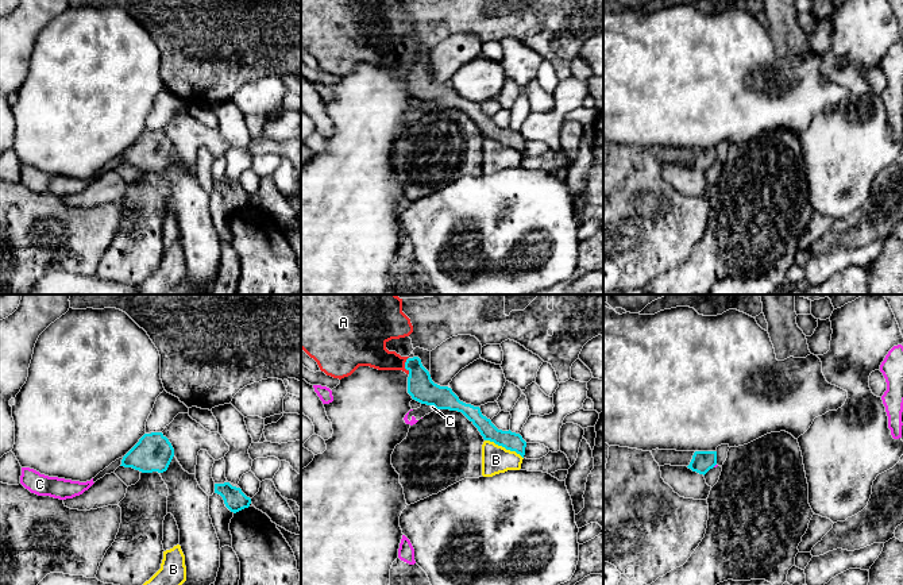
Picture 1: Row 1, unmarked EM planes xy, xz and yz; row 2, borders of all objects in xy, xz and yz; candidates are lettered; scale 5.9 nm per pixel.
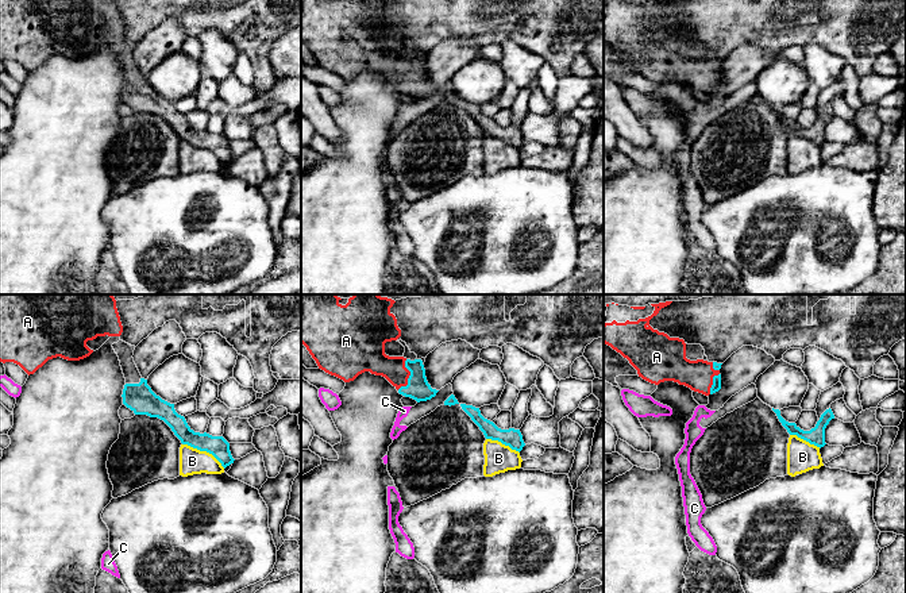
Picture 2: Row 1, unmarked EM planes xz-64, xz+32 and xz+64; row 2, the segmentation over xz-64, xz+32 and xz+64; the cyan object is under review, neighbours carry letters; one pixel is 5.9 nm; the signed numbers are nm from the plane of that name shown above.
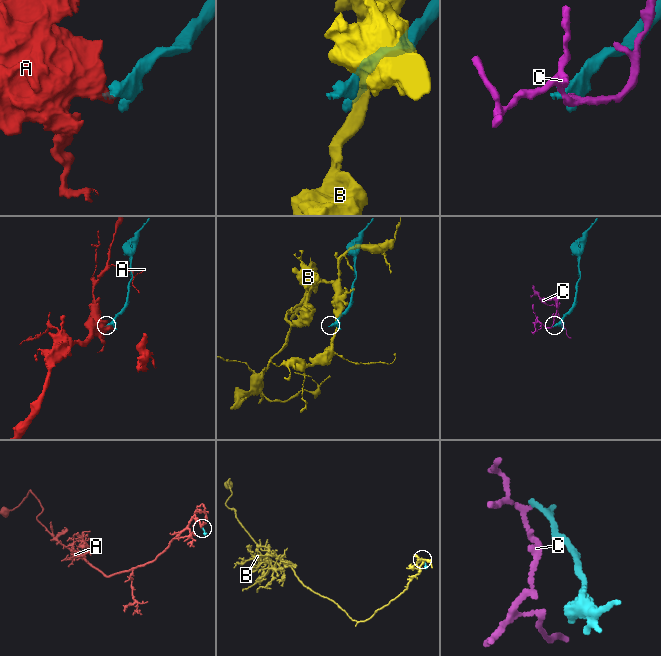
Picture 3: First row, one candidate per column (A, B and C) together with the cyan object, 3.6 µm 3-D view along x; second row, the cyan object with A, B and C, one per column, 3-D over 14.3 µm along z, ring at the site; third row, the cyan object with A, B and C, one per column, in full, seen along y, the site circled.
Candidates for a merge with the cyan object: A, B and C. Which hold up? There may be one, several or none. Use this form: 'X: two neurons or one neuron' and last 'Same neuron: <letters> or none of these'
A: one neuron
B: two neurons
C: two neurons
Same neuron: A

